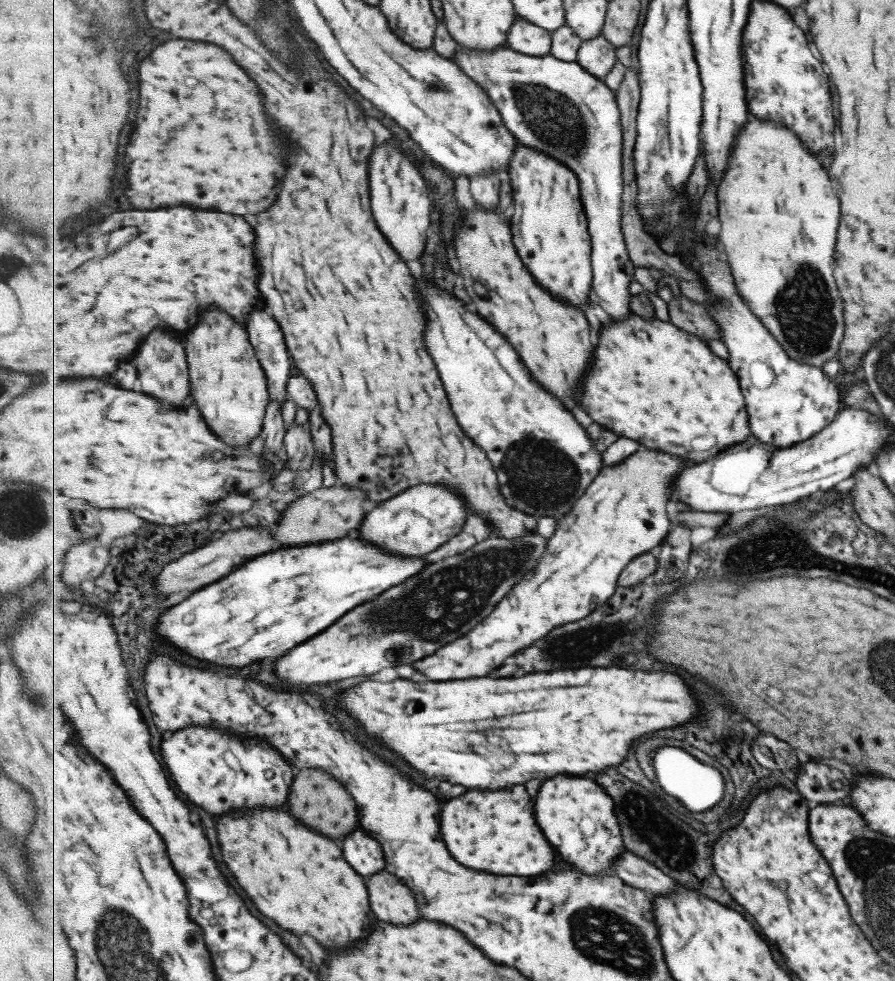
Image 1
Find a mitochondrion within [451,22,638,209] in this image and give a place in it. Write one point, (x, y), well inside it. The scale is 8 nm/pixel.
(554, 118)

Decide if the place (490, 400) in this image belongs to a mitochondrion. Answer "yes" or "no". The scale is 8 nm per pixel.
no

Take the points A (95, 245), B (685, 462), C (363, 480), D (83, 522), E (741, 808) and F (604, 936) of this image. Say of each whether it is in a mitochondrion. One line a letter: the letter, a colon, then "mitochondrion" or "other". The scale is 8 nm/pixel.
A: other
B: other
C: other
D: other
E: other
F: mitochondrion

